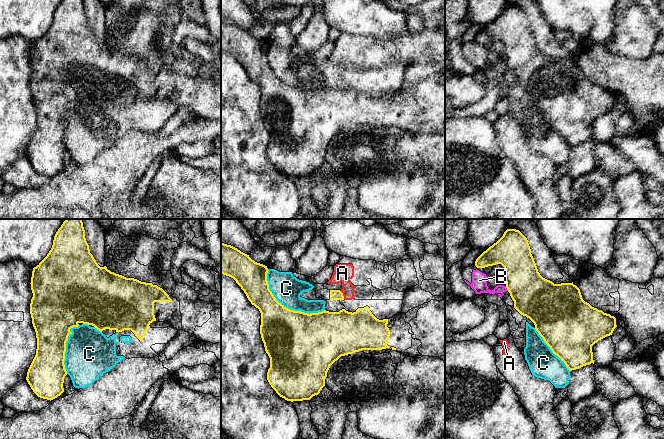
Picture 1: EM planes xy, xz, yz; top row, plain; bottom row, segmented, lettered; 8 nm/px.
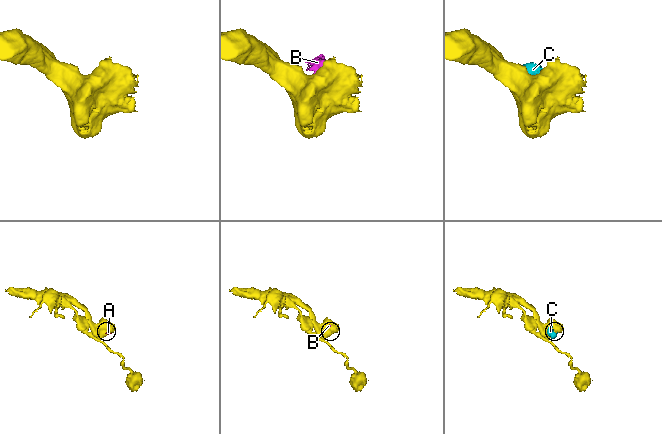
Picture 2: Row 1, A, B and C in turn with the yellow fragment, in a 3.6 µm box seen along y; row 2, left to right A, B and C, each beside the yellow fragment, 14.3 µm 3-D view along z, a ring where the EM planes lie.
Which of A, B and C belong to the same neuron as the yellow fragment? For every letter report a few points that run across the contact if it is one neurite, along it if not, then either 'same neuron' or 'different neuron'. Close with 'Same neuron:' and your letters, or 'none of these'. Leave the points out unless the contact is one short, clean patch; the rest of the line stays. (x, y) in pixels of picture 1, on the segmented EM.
A: xz (340, 291), (344, 298) | different neuron
B: yz (505, 286), (508, 290) | different neuron
C: different neuron
Same neuron: none of these

